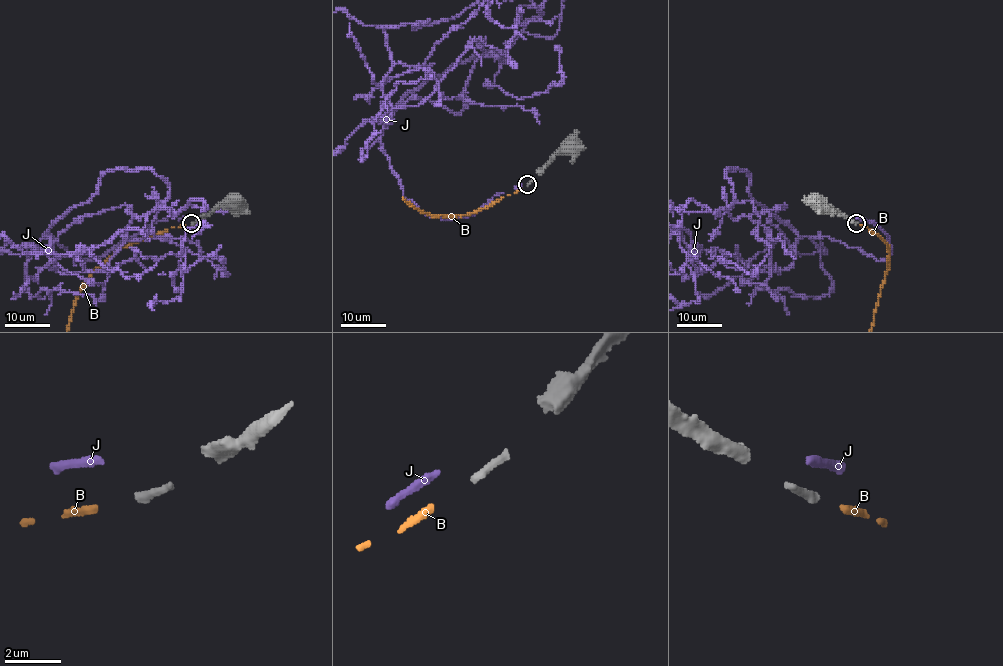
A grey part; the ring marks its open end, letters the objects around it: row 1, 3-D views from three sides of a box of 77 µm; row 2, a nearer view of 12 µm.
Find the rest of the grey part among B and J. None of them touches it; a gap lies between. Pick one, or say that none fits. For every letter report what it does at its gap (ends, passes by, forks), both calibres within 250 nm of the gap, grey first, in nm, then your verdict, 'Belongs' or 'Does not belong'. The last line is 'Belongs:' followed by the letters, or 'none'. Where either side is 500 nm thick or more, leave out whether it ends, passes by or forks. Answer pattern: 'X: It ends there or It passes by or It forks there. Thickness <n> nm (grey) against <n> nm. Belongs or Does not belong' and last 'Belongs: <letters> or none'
B: It ends there. Thickness 300 nm (grey) against 280 nm. Belongs
J: It ends there. Thickness 300 nm (grey) against 320 nm. Does not belong
Belongs: B

